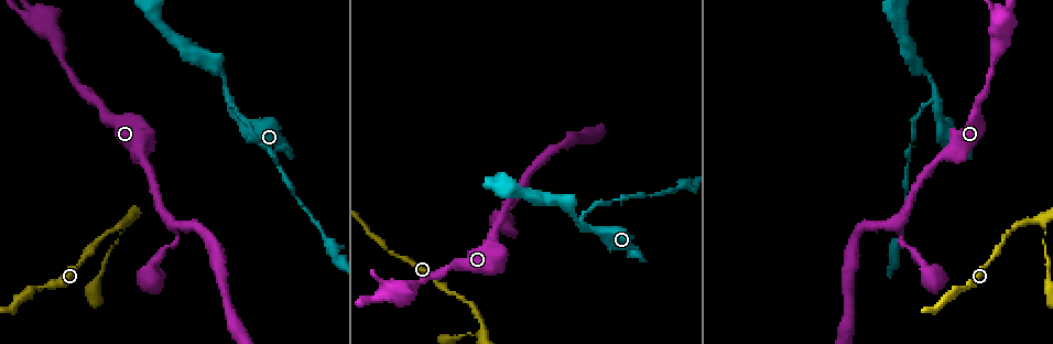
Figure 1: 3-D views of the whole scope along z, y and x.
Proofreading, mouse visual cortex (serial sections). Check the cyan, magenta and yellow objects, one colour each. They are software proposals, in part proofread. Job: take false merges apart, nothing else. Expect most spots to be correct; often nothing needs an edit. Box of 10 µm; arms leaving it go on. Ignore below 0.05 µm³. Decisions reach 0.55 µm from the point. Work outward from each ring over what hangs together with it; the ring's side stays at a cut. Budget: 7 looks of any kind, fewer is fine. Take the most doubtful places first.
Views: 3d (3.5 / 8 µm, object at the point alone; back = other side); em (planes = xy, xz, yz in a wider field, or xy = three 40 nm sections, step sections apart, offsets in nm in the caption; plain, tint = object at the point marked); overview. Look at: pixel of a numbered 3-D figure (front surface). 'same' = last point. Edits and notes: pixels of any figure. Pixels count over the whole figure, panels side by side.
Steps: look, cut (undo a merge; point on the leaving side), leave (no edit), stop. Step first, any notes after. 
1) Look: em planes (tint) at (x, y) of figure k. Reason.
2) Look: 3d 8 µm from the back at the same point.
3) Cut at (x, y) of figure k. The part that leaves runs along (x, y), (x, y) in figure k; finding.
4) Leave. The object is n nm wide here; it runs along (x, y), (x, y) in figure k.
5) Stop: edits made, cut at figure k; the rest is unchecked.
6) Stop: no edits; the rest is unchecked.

Look: 3d 3.5 µm at (582, 224) of figure 1.

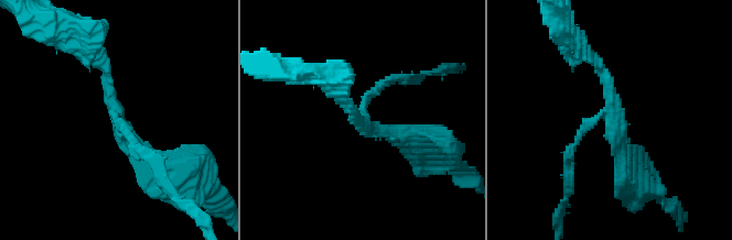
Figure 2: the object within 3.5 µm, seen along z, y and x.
Look: em xy step 3 (tint) at (609, 111) of figure 2. 3 arms meet here; the arms are 100, 150, 200 nm wide; shape alone is not enough.

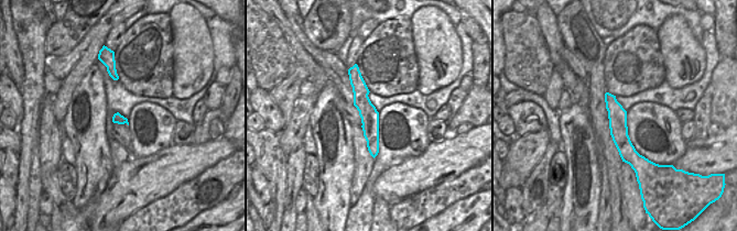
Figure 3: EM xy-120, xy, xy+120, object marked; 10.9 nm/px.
Leave. It runs along (158, 168), (120, 135), (93, 51) in figure 2; one cell here.

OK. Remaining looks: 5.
Look: 3d 8 µm at (1034, 222) of figure 1. Small branch off a trunk.

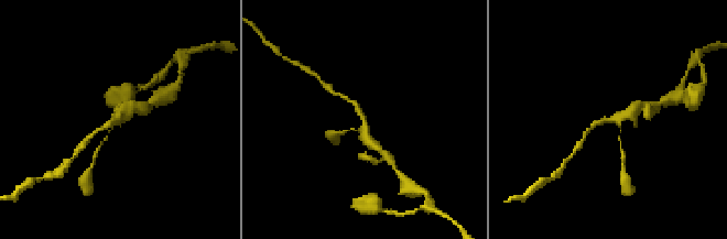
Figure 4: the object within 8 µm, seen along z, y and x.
Look: em planes (tint) at the same point. Now the EM.

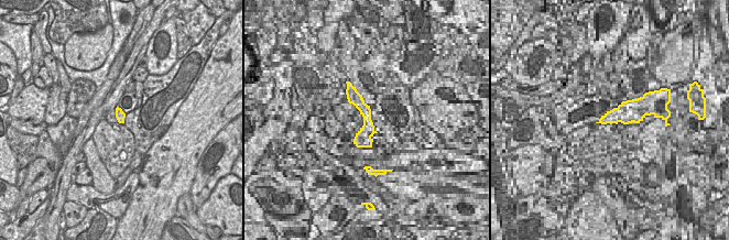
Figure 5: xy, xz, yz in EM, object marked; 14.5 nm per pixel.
Leave. 3 arms meet here; it runs along (345, 97), (365, 118), (365, 127), (353, 129) in figure 4; one cell here.

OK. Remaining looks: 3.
Look: 3d 8 µm at (173, 221) of figure 1. A fork.

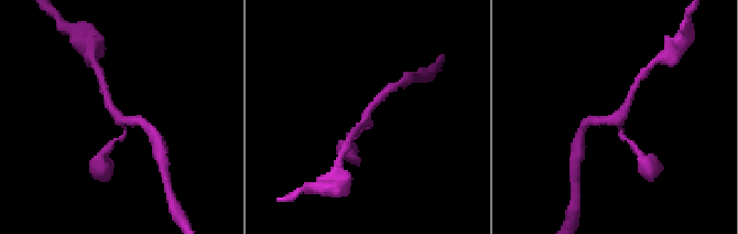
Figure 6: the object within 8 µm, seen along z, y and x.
Look: 3d 3.5 µm at the same point. Closer look.

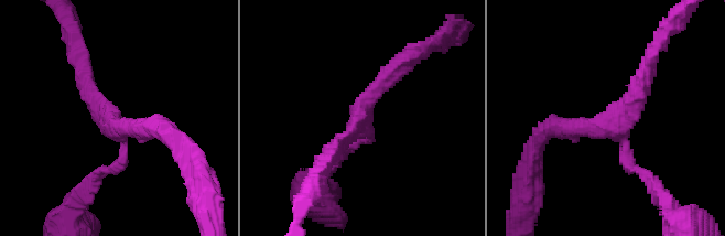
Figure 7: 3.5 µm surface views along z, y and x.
Look: em xy step 1 (tint) at (615, 120) of figure 7.

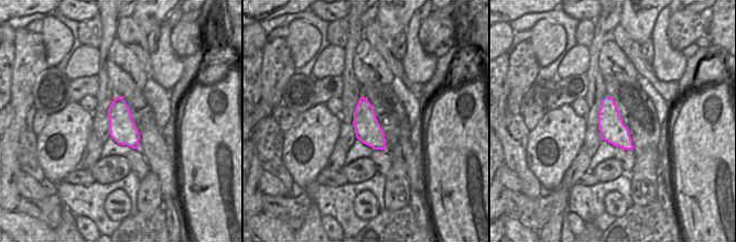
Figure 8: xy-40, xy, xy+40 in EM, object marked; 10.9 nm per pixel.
Leave. 3 arms meet here; it runs along (327, 158), (398, 67) in figure 7; continuous, no second cell.

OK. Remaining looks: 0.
Stop: no edits; the rest is unchecked.

